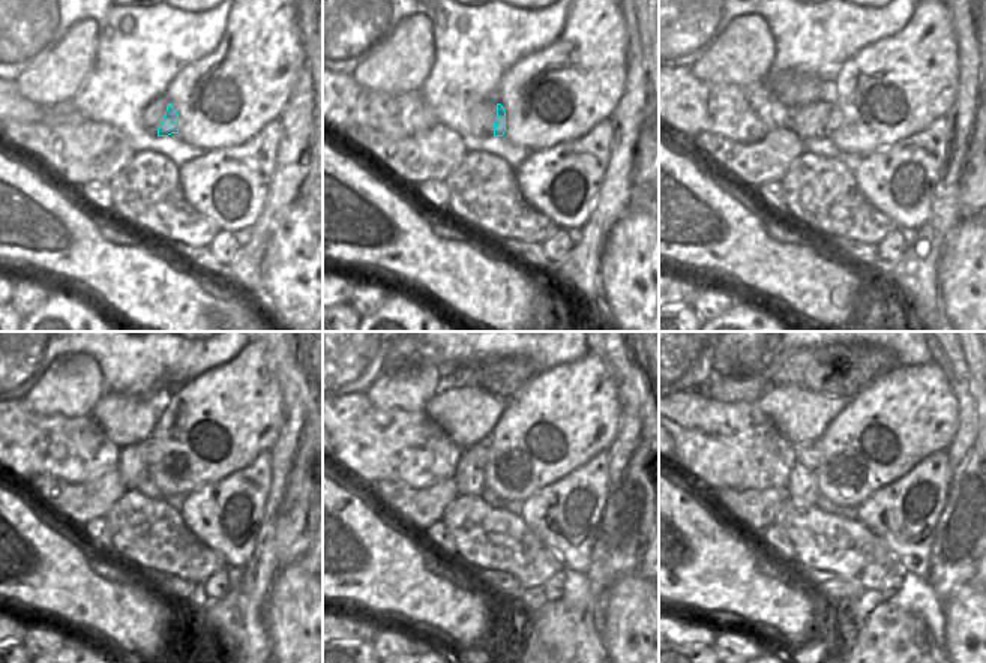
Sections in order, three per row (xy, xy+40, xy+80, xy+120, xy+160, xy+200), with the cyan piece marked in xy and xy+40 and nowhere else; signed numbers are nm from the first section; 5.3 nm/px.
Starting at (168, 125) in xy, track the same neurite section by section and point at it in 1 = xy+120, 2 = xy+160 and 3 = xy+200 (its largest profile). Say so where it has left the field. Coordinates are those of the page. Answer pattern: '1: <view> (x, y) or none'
1: xy+120 (149, 449)
2: xy+160 (480, 452)
3: xy+200 (809, 455)

